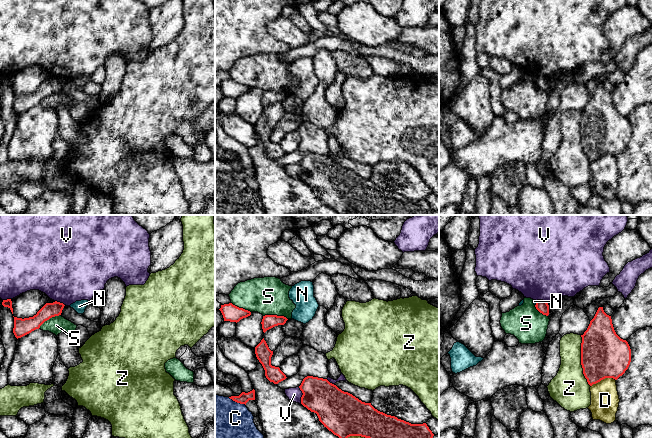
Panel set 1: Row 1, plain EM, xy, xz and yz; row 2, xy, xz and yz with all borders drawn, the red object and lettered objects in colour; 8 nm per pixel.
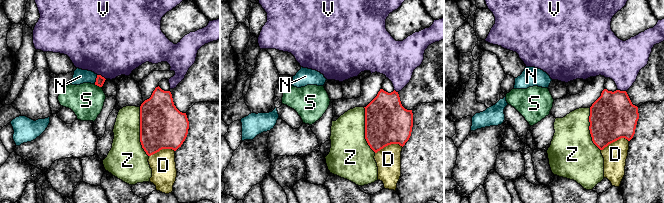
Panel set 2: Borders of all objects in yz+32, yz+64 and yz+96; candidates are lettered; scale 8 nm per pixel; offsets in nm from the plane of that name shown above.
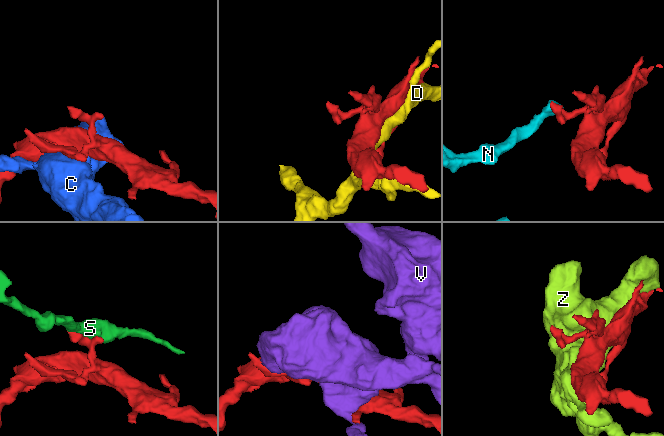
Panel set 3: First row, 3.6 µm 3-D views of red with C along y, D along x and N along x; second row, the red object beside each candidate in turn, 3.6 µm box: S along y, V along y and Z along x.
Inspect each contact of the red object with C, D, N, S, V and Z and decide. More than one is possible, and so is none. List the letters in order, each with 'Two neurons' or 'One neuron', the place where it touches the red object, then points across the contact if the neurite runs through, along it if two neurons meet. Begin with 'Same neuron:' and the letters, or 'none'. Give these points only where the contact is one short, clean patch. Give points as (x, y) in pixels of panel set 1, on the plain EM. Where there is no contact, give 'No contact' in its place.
Same neuron: none
C: Two neurons. Touches red at xz (237, 178)
D: Two neurons. Touches red at yz (603, 154)
N: Two neurons. Touches red at yz (536, 79). Boundary: yz (536, 77), (535, 81)
S: Two neurons. Touches red at xz (275, 91)
V: Two neurons. Touches red at xz (302, 171)
Z: Two neurons. Touches red at yz (581, 137)

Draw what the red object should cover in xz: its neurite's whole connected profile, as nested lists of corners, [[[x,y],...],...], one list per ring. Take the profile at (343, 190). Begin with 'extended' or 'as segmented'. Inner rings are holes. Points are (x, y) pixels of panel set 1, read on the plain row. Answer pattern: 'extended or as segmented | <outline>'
as segmented | [[[307,152],[299,162],[303,171],[301,180],[317,190],[319,197],[340,215],[361,212],[368,215],[432,215],[434,210],[426,199],[411,200],[375,185],[348,168],[344,168],[327,155]]]

